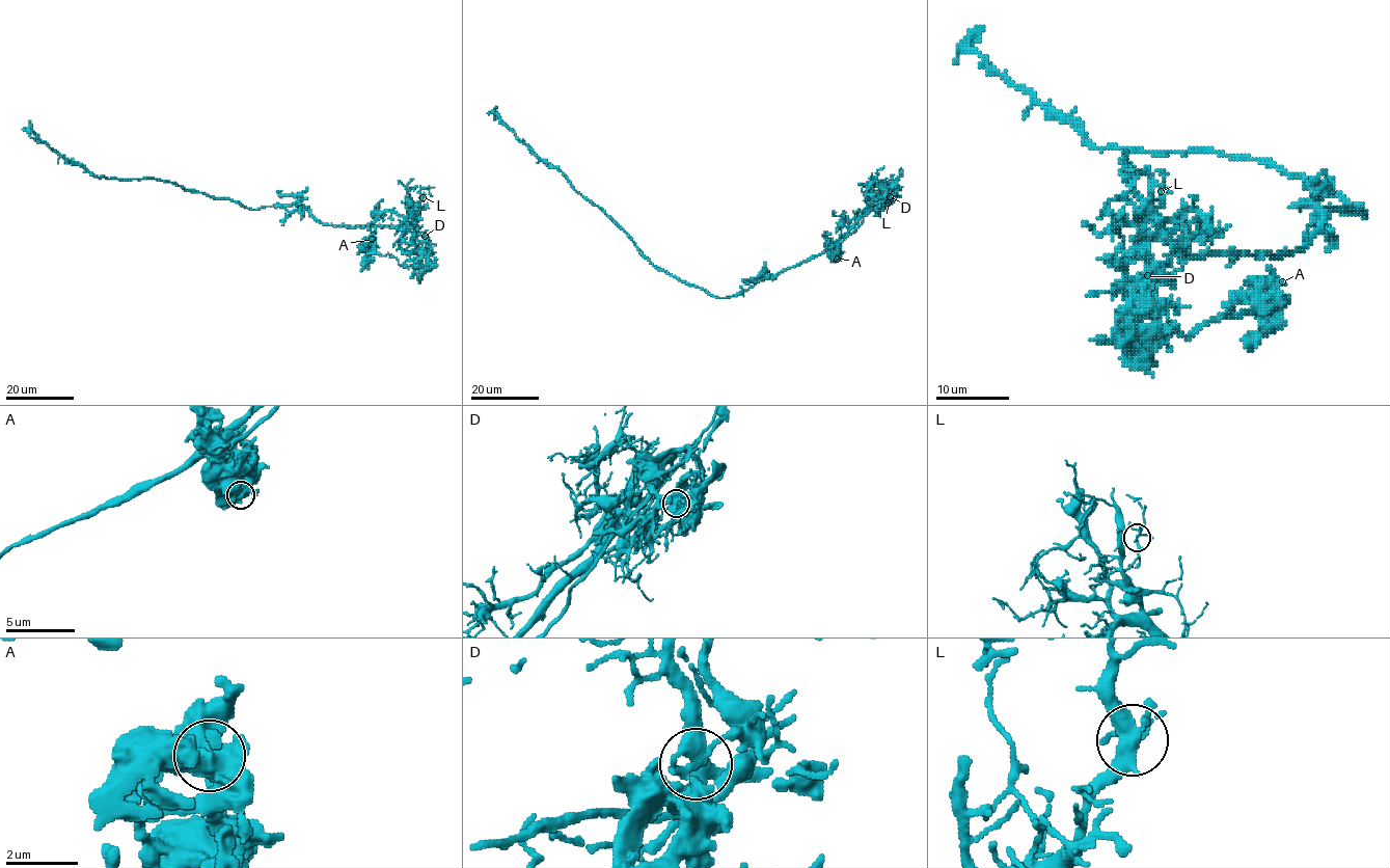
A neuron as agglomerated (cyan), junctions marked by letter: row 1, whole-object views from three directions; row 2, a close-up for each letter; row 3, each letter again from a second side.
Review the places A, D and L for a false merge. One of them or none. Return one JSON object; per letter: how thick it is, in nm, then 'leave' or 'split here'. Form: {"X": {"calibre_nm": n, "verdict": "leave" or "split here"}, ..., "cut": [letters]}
{"A": {"calibre_nm": 240, "verdict": "leave"}, "D": {"calibre_nm": 160, "verdict": "split here"}, "L": {"calibre_nm": 120, "verdict": "leave"}, "cut": ["D"]}

